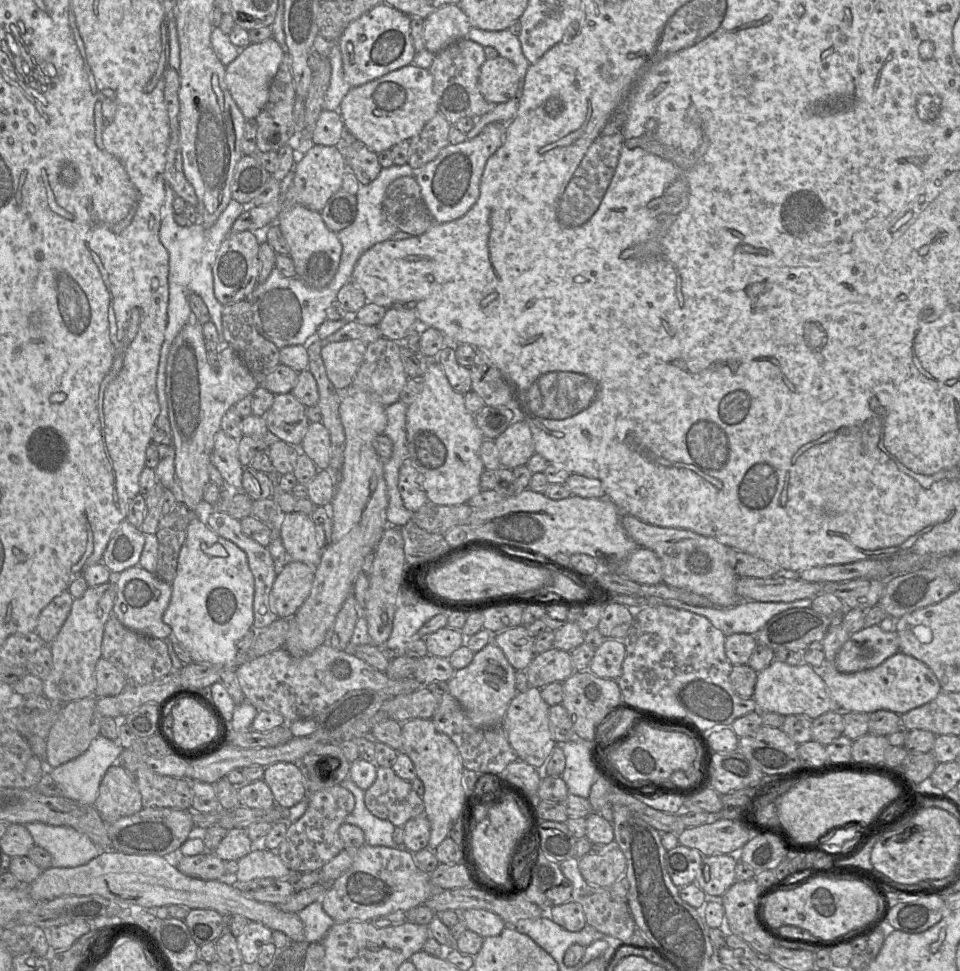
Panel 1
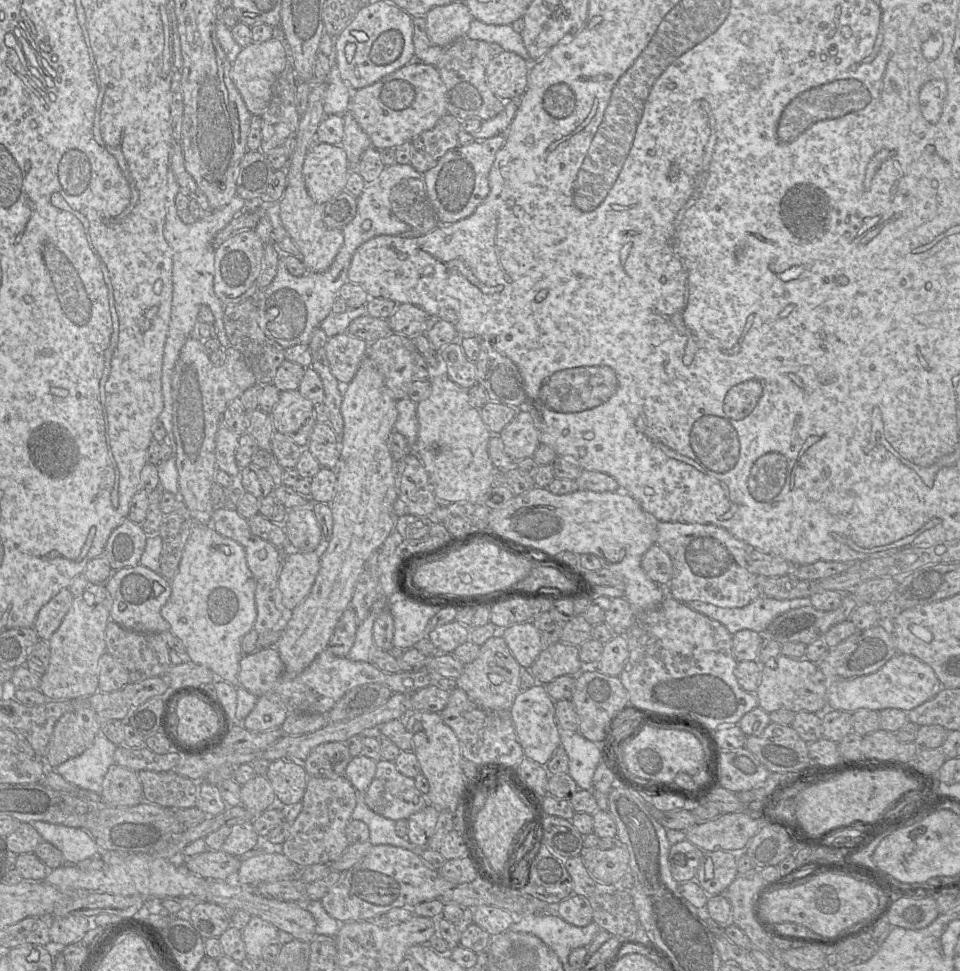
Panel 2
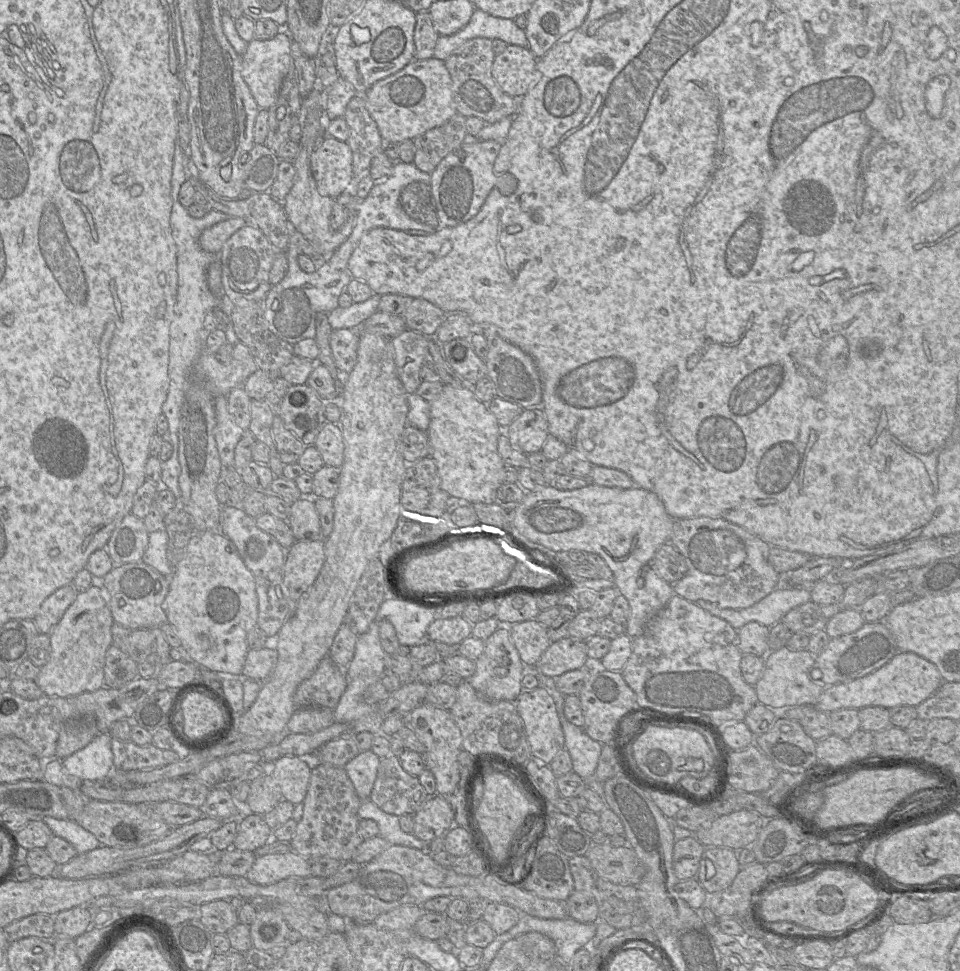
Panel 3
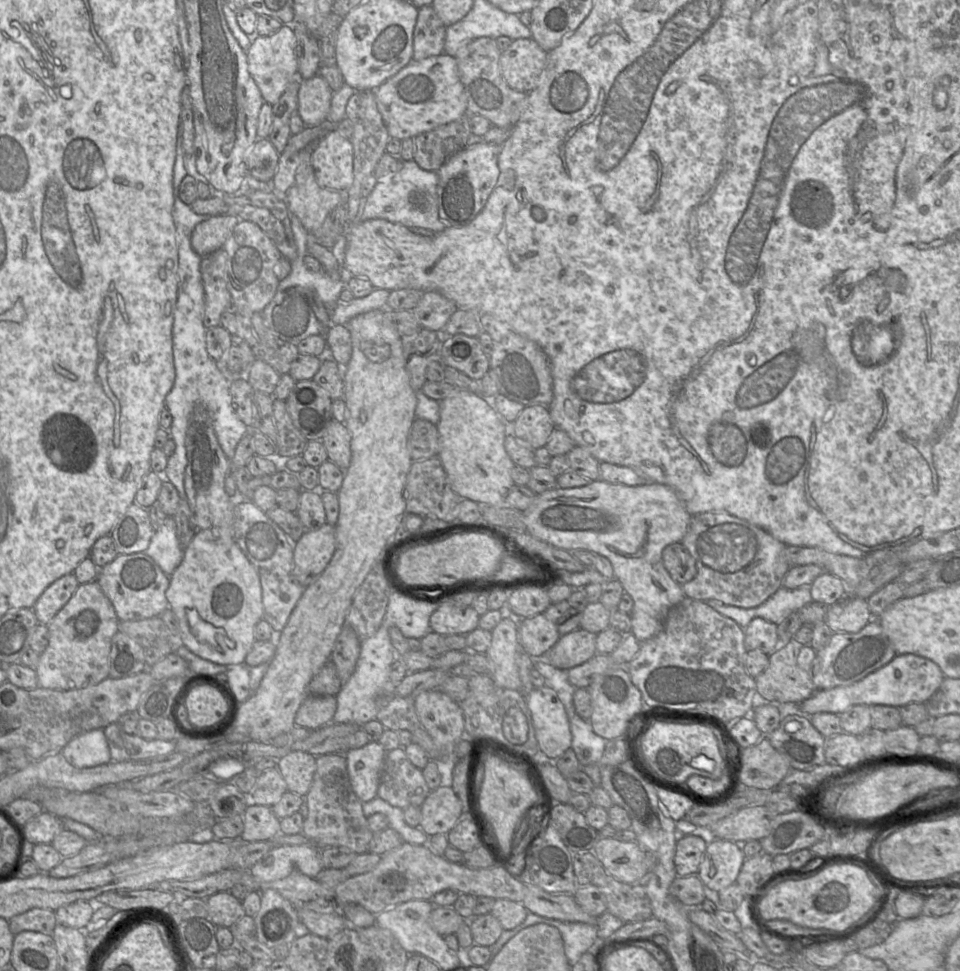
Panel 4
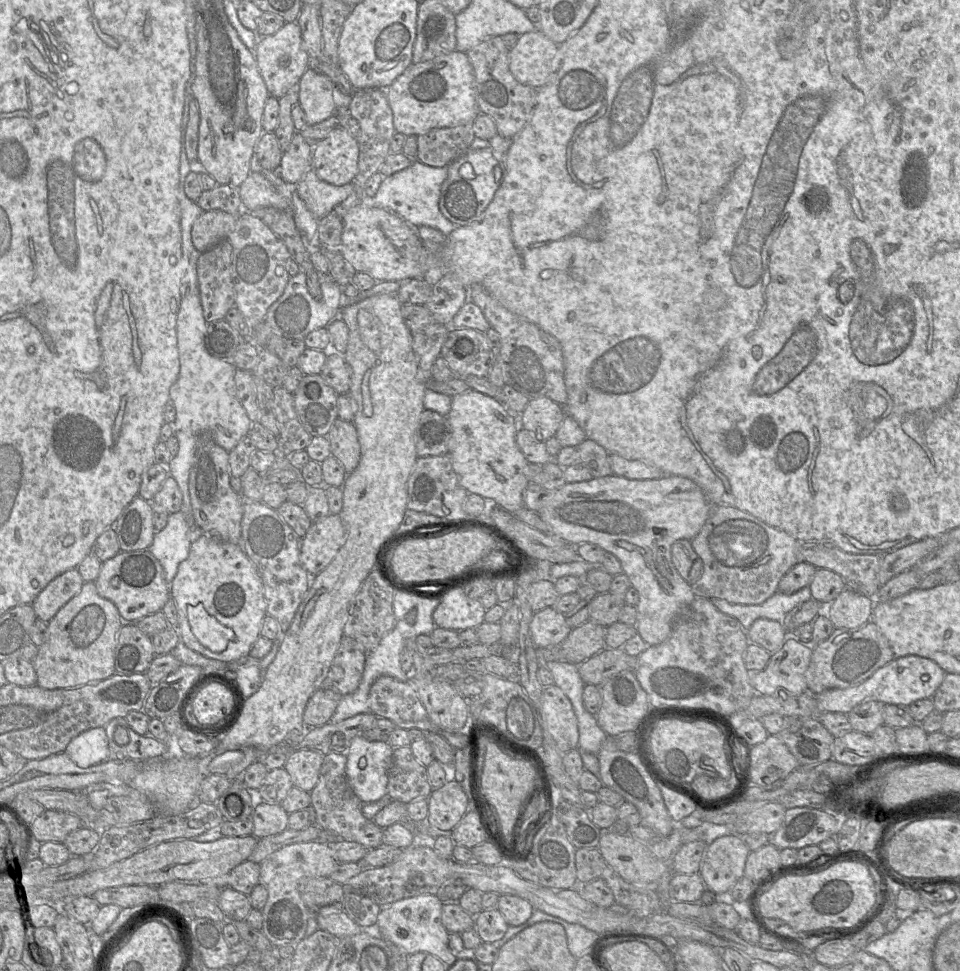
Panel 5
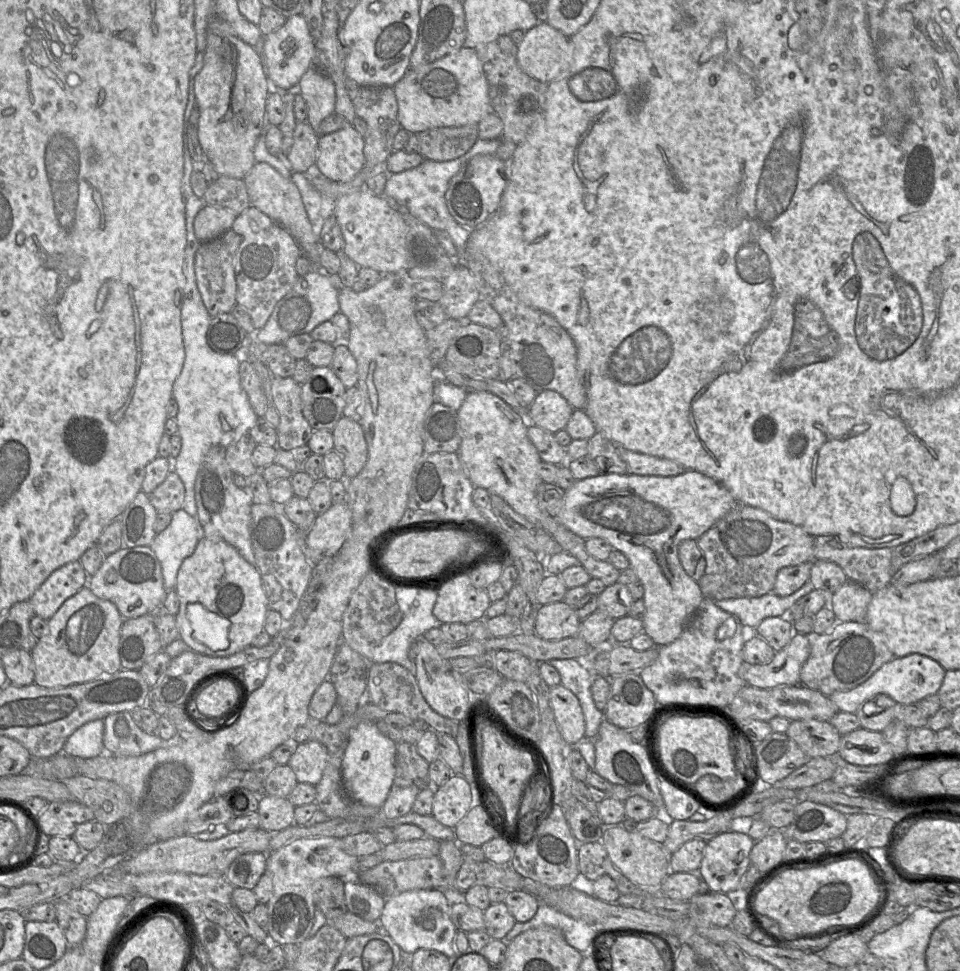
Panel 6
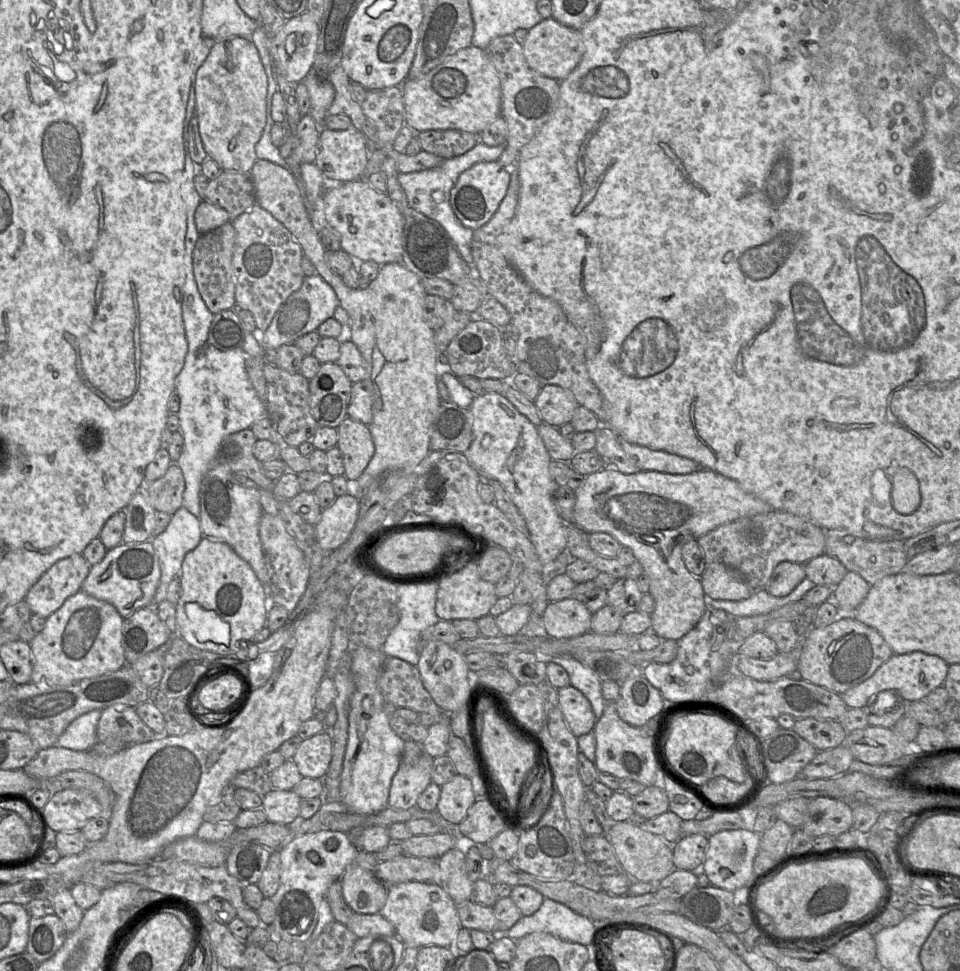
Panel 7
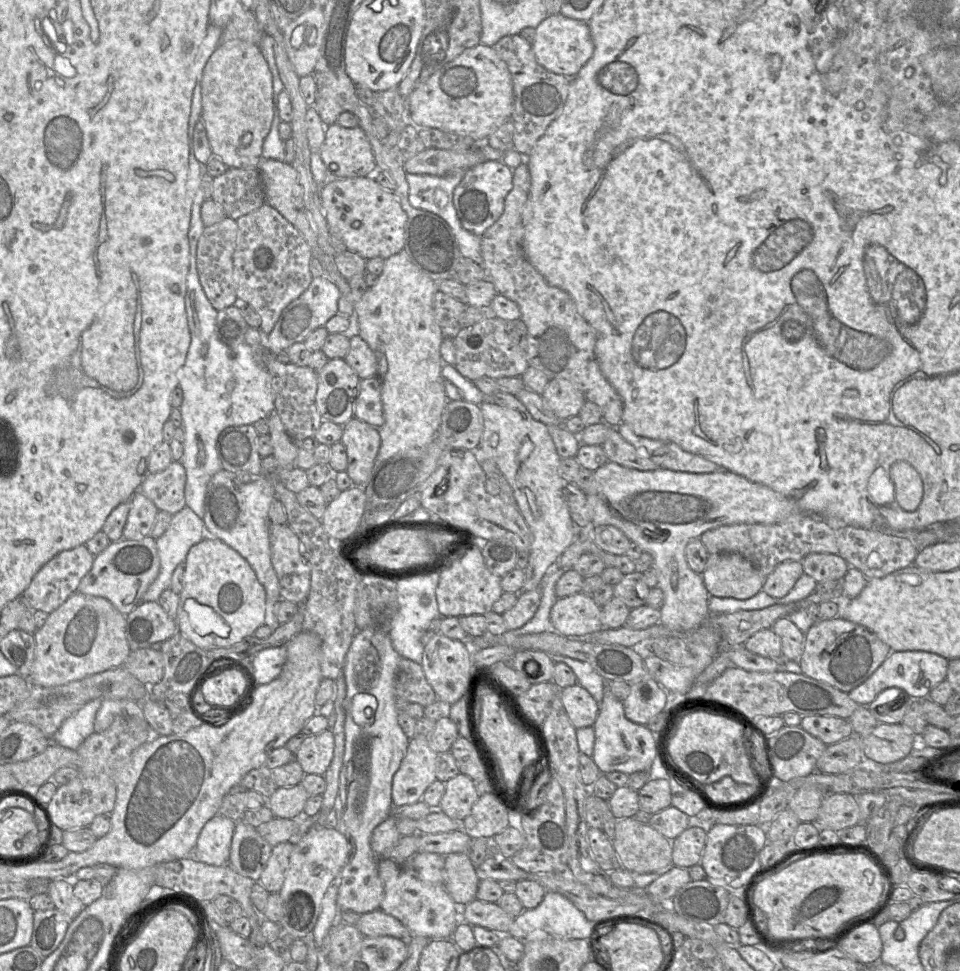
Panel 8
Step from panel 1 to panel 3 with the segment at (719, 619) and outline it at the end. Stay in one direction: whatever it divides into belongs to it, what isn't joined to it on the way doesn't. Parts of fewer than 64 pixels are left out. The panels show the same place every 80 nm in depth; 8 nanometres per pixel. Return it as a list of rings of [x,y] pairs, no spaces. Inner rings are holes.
[[[782,584],[757,603],[743,609],[723,608],[705,600],[695,603],[712,615],[727,621],[738,631],[745,624],[754,621],[771,628],[790,610],[810,600],[809,587]]]

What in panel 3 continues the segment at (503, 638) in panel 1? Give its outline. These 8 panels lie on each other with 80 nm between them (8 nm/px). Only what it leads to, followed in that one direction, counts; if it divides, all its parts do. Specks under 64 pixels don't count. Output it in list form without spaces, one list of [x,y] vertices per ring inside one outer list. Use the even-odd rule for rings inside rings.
[[[537,619],[519,623],[498,623],[498,628],[510,631],[511,640],[526,667],[535,667],[541,656],[551,645],[548,628]]]

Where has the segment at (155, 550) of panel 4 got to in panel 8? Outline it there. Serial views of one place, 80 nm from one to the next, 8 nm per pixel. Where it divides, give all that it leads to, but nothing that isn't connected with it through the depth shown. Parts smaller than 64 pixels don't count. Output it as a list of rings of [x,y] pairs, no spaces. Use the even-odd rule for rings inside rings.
[[[187,506],[173,514],[167,530],[156,539],[159,574],[143,595],[142,603],[157,602],[161,593],[170,588],[175,568],[184,564],[190,548],[203,540],[203,528],[203,519]]]

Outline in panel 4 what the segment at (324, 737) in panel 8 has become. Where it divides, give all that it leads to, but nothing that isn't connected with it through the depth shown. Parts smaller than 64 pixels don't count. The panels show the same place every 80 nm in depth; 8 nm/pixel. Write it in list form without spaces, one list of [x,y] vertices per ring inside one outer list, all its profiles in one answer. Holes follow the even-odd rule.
[[[290,751],[278,760],[277,769],[287,784],[287,790],[305,797],[316,771],[316,756],[303,751]]]

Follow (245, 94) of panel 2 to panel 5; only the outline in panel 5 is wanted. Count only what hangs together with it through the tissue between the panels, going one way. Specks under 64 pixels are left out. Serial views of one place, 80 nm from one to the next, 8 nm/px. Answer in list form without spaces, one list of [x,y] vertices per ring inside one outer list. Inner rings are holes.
[[[297,22],[285,23],[275,34],[259,37],[254,55],[270,96],[280,99],[309,68],[309,56],[302,48],[301,29]]]

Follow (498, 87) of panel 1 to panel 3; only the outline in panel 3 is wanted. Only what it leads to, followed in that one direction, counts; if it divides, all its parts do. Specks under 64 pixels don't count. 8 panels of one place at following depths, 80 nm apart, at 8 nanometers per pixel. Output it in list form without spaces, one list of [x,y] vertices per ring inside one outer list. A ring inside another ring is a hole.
[[[508,45],[503,53],[495,57],[492,65],[492,76],[504,93],[521,99],[536,79],[537,60],[528,47]]]

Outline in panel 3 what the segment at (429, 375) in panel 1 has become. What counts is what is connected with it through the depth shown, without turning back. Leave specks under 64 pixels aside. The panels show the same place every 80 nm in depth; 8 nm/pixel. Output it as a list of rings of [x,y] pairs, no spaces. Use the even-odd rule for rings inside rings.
[[[444,384],[438,396],[430,403],[430,423],[426,430],[429,438],[430,457],[433,458],[442,489],[454,500],[462,503],[493,504],[498,488],[504,483],[506,465],[498,454],[499,435],[503,432],[487,404],[478,400],[471,385],[455,387]]]

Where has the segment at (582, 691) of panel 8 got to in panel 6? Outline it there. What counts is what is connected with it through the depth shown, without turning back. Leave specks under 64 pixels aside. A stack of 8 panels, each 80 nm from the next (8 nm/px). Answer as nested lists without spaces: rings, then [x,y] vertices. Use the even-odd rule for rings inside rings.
[[[562,684],[550,687],[550,704],[563,739],[571,746],[585,738],[585,718],[578,698]]]

